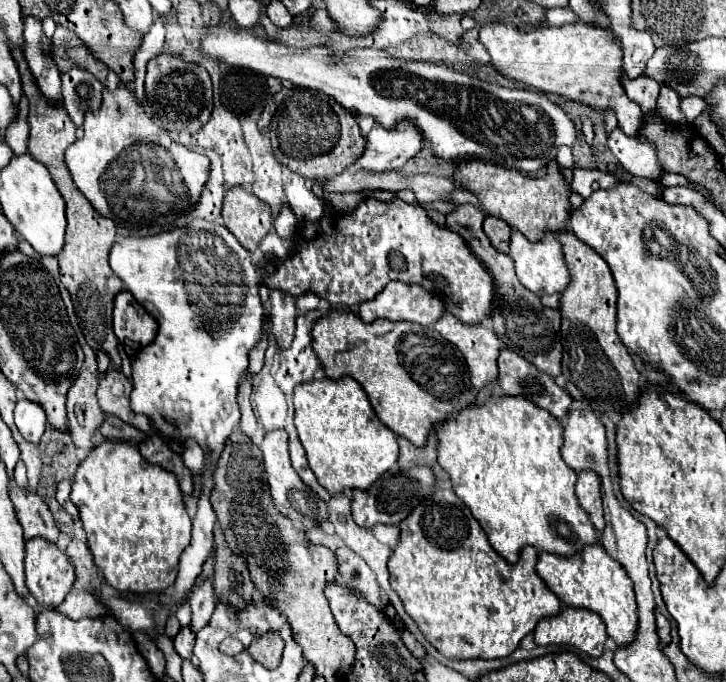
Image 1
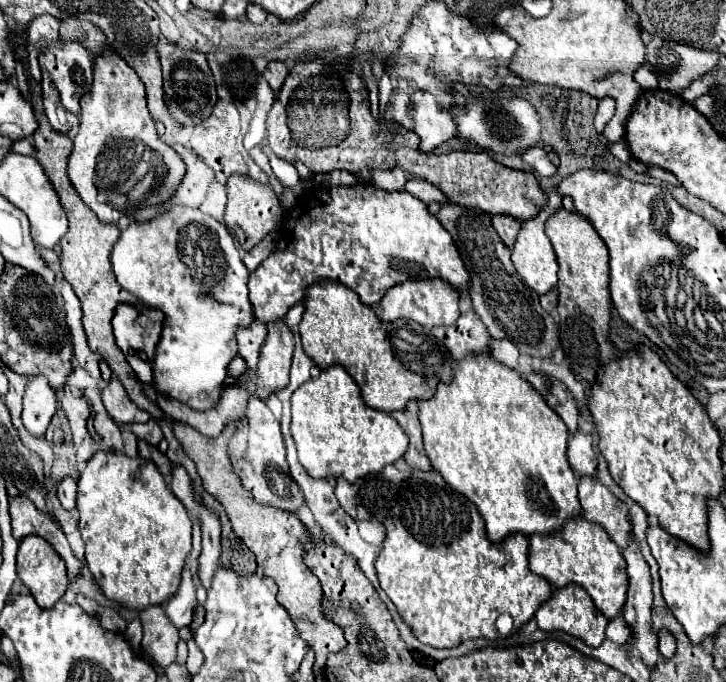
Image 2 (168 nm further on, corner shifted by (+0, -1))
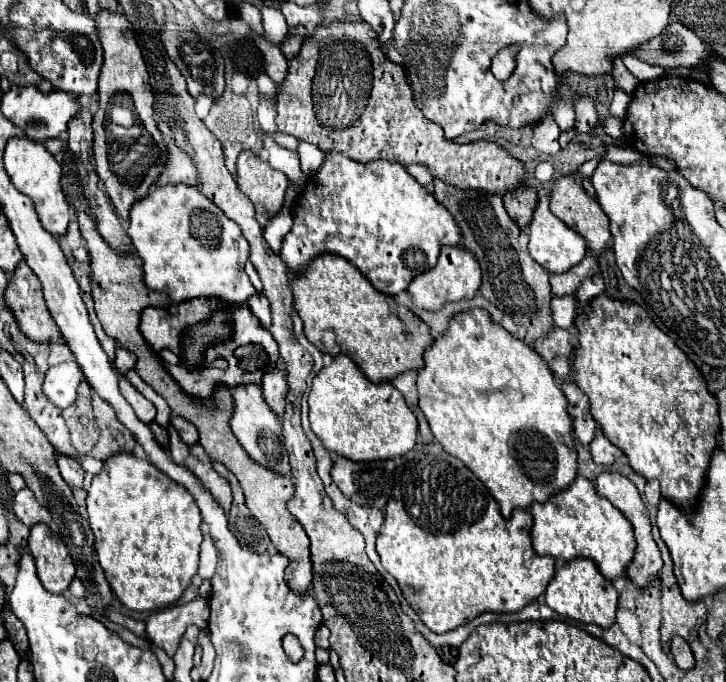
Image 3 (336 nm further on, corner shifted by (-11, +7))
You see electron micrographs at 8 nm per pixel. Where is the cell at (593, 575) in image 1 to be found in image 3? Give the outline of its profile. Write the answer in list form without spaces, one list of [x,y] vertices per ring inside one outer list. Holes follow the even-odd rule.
[[[577,475],[575,483],[567,491],[555,495],[545,505],[537,503],[531,507],[533,513],[533,549],[539,555],[549,555],[557,561],[573,561],[577,557],[591,559],[599,573],[607,581],[615,581],[617,577],[627,577],[627,565],[635,555],[635,539],[631,523],[603,497],[595,493],[595,487],[589,479]]]

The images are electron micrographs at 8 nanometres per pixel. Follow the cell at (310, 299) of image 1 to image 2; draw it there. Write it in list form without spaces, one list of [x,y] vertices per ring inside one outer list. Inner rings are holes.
[[[296,303],[296,307],[292,307],[286,315],[286,323],[288,323],[288,329],[292,331],[292,327],[298,327],[300,319],[302,319],[302,313],[304,313],[304,305],[302,303]]]

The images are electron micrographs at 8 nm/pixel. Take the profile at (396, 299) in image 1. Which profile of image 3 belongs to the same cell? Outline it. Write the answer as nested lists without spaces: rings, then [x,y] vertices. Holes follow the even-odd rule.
[[[443,247],[437,265],[431,271],[415,277],[411,285],[407,287],[407,293],[415,307],[425,309],[425,311],[441,311],[447,303],[473,299],[475,293],[479,291],[479,285],[481,285],[481,269],[479,269],[477,259],[463,247],[461,249]]]

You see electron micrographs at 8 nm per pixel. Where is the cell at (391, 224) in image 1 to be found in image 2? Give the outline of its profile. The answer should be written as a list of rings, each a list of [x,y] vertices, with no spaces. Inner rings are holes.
[[[356,183],[352,187],[334,185],[324,193],[322,189],[306,189],[298,197],[296,205],[286,211],[274,251],[260,263],[256,271],[250,273],[248,289],[254,317],[258,317],[262,323],[272,323],[280,321],[292,305],[300,303],[304,299],[306,287],[320,279],[344,283],[360,295],[362,303],[374,305],[386,295],[390,287],[410,279],[434,279],[434,275],[446,279],[460,293],[468,289],[470,283],[460,253],[440,221],[420,199],[408,191],[384,191],[372,183]]]

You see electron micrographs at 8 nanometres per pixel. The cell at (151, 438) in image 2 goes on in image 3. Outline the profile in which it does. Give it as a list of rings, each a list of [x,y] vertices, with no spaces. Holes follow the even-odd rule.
[[[171,413],[171,425],[177,429],[177,433],[179,433],[179,437],[181,437],[183,443],[187,443],[187,445],[195,445],[195,443],[199,441],[199,435],[197,435],[195,427],[193,427],[189,421],[185,421],[183,417]]]

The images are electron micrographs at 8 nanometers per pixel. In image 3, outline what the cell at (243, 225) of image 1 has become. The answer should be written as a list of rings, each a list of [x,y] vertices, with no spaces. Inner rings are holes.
[[[243,151],[237,159],[237,185],[253,201],[261,227],[265,227],[285,205],[287,177],[251,151]]]

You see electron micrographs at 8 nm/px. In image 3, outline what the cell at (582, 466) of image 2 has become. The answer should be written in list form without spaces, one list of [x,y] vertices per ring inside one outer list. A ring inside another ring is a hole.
[[[597,431],[595,439],[591,441],[589,453],[591,453],[593,461],[601,463],[601,465],[613,465],[613,461],[623,455],[623,451],[617,449],[613,443],[609,443],[601,431]]]

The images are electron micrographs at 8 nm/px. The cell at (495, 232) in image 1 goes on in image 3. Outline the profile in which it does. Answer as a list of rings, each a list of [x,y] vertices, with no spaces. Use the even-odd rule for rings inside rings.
[[[525,187],[525,189],[519,189],[519,191],[505,193],[503,203],[505,203],[505,209],[507,209],[509,217],[523,231],[527,231],[529,221],[531,221],[533,211],[535,211],[535,205],[537,205],[537,191],[531,189],[531,187]]]

